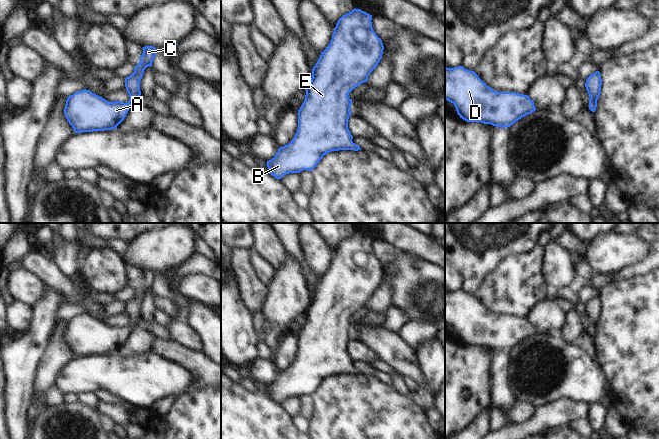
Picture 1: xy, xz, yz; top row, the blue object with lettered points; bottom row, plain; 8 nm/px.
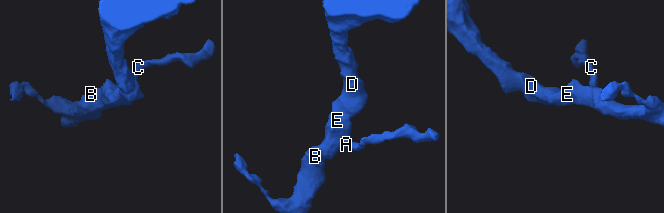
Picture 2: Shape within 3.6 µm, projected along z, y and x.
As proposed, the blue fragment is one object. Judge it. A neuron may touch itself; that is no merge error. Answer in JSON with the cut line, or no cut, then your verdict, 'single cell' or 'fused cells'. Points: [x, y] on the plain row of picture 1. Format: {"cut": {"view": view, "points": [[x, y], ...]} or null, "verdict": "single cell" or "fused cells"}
{"cut": null, "verdict": "single cell"}

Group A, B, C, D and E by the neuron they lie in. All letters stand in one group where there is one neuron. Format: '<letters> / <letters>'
A B C D E

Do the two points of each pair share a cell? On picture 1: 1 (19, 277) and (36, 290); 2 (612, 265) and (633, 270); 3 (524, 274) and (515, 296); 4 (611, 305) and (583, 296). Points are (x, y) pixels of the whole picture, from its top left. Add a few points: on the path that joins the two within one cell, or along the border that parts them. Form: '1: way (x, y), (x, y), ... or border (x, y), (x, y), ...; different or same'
1: way (23, 281), (32, 290); same
2: border (645, 257), (615, 273); different
3: way (519, 279), (515, 286), (515, 291); same
4: border (598, 291), (599, 294); different

